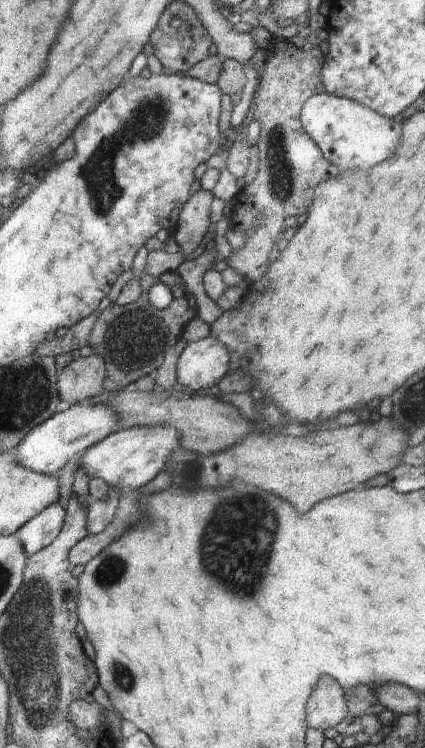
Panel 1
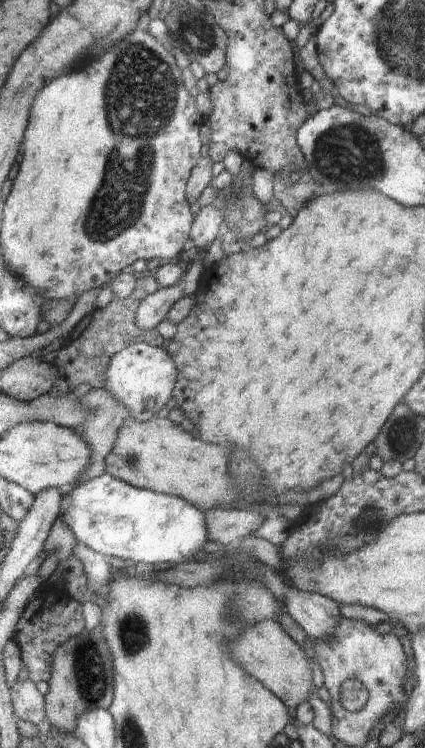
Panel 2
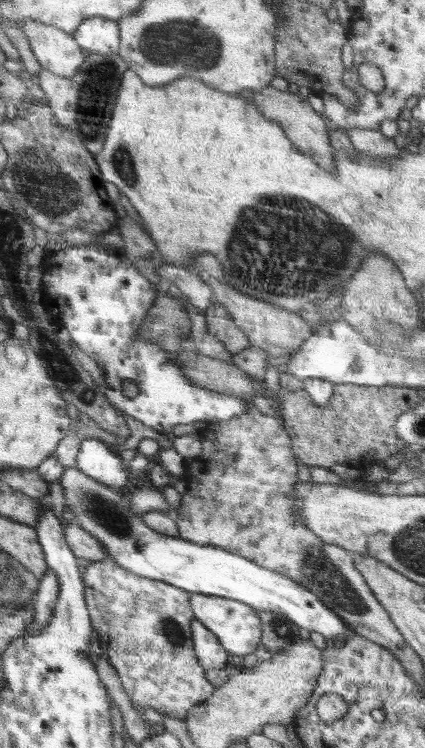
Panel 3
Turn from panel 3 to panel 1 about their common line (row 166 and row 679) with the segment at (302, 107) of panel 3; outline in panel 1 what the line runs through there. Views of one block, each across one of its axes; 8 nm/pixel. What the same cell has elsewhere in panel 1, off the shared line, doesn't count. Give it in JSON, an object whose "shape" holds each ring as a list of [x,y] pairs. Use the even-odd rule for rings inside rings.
{"shape":[[[323,676],[321,683],[317,684],[306,707],[308,728],[324,732],[344,722],[342,718],[346,716],[346,698],[342,696],[338,683],[334,677]]]}

